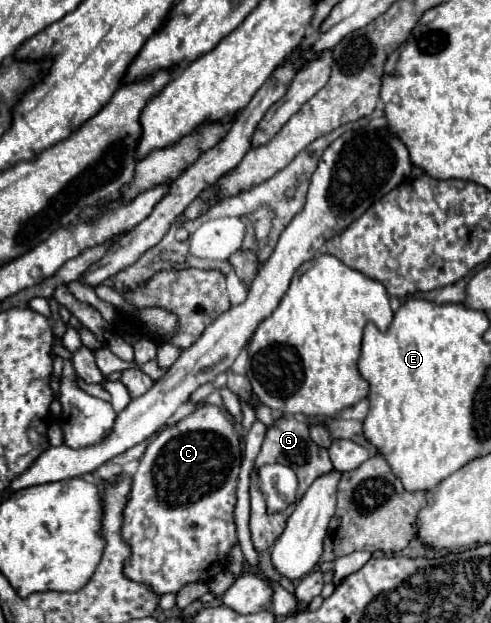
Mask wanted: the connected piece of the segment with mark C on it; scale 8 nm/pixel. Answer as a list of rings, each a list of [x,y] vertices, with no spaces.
[[[197,406],[181,422],[161,430],[141,456],[123,508],[121,536],[131,546],[123,576],[145,584],[157,596],[215,578],[237,544],[233,510],[239,466],[239,432],[223,406]]]

